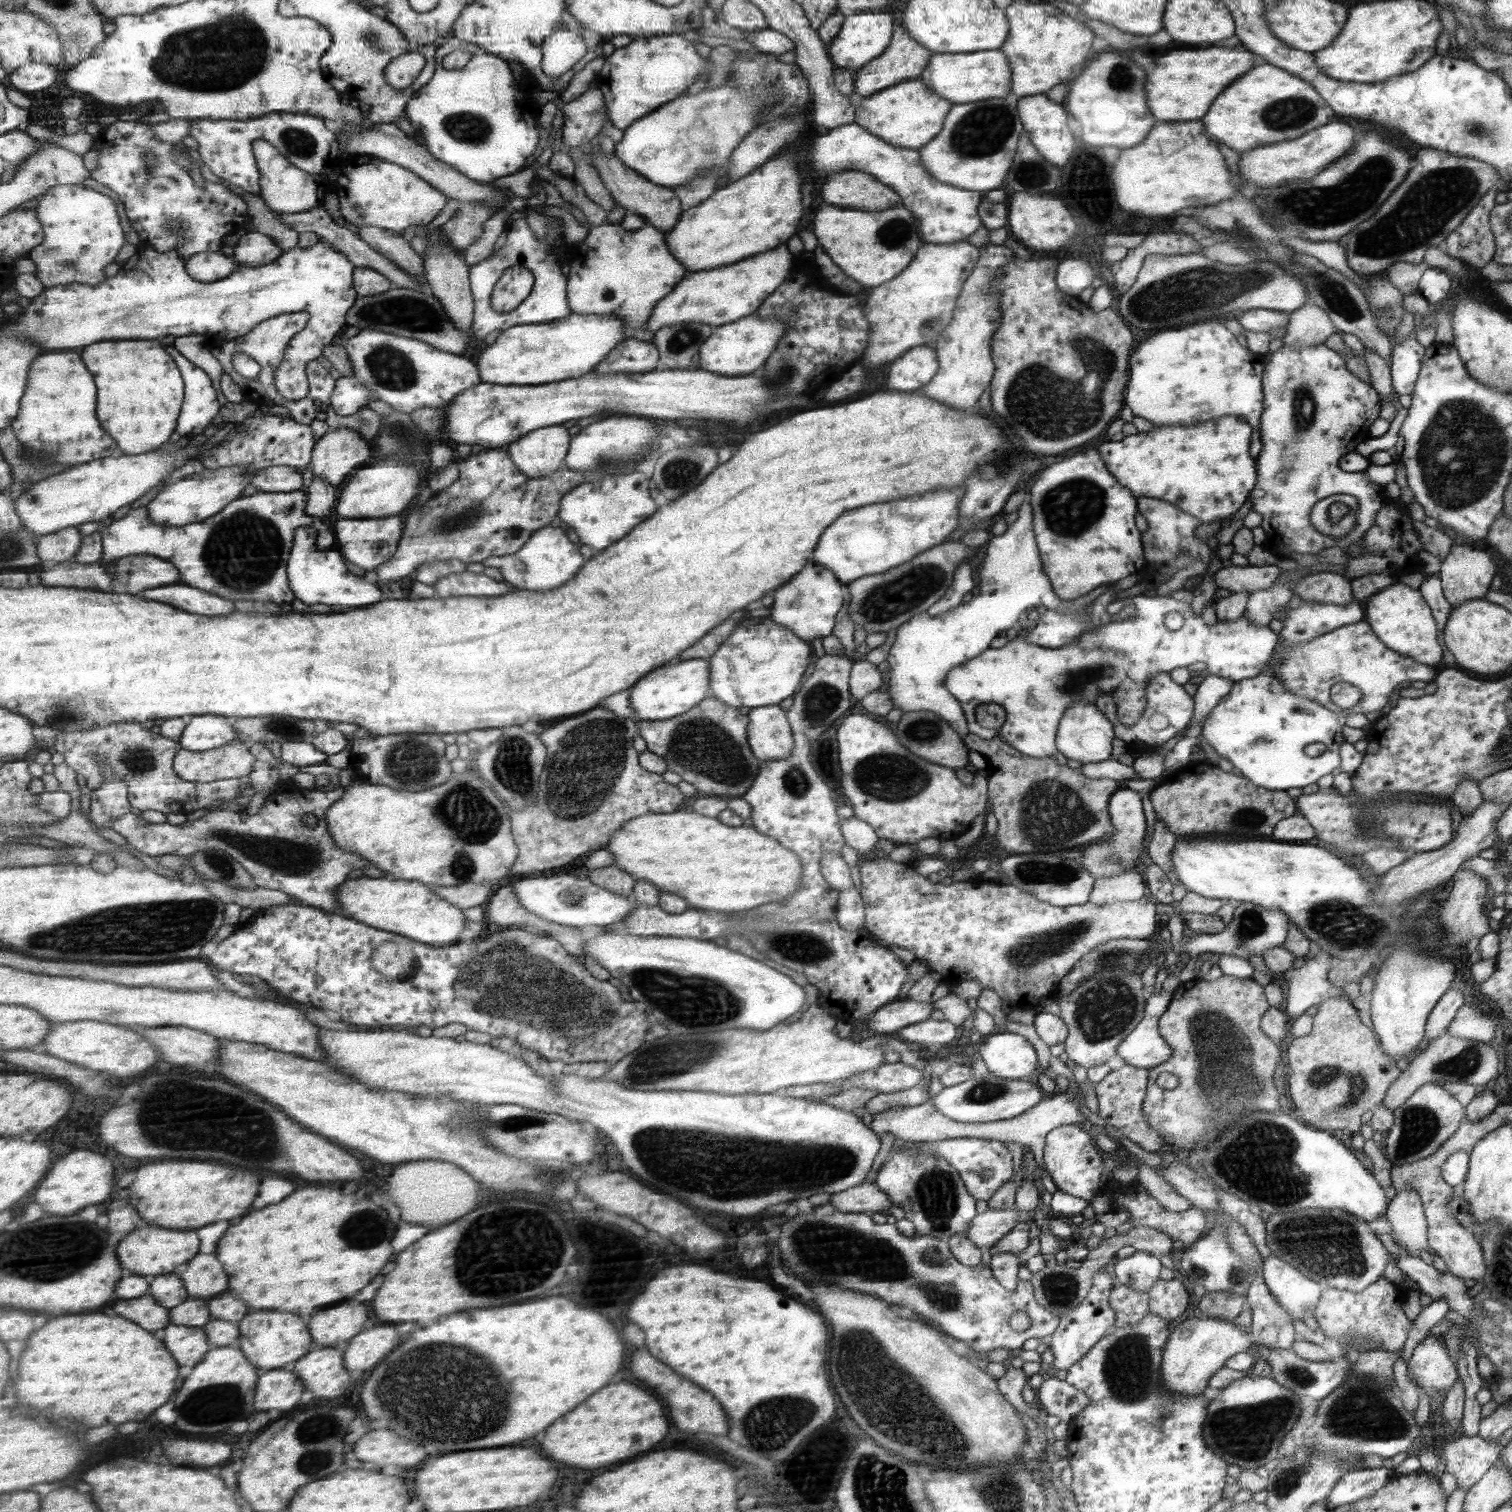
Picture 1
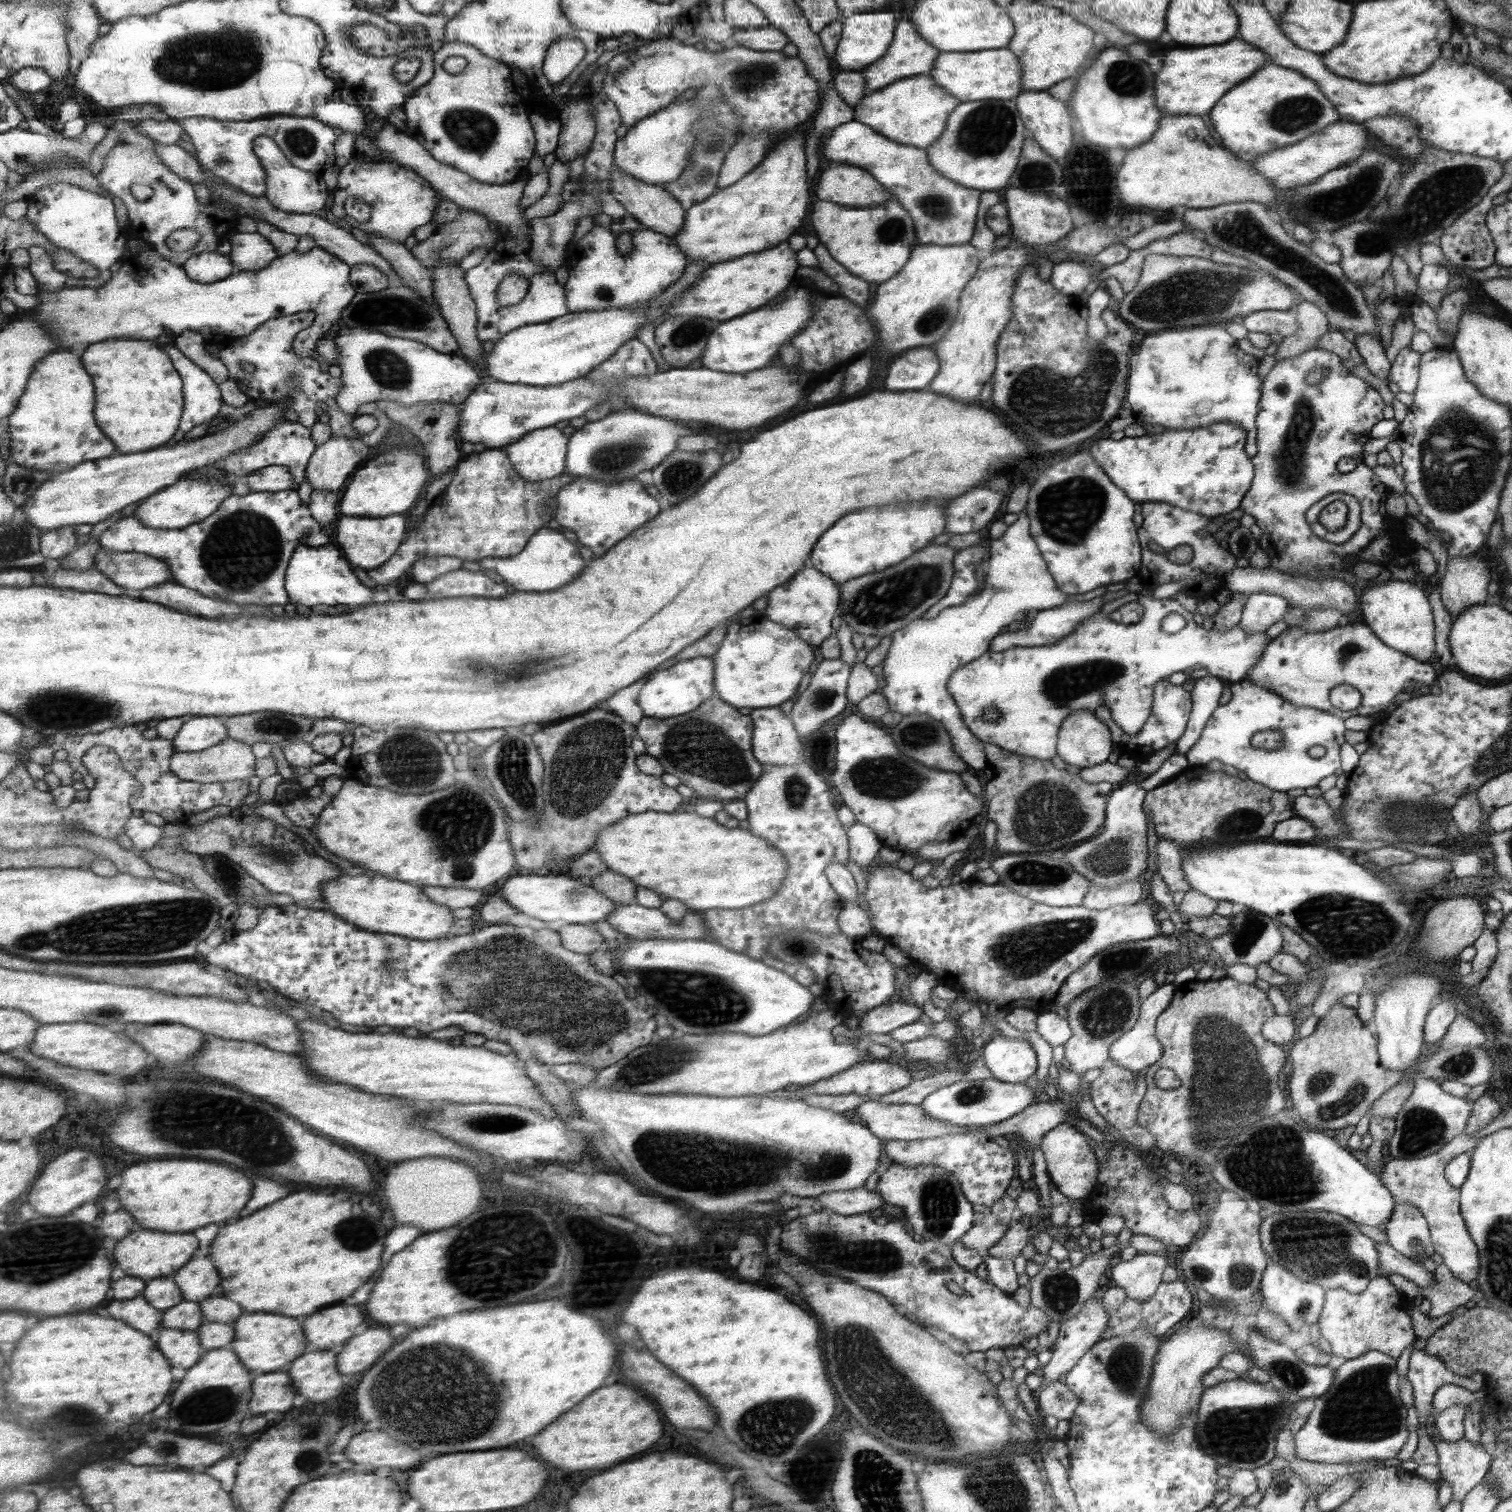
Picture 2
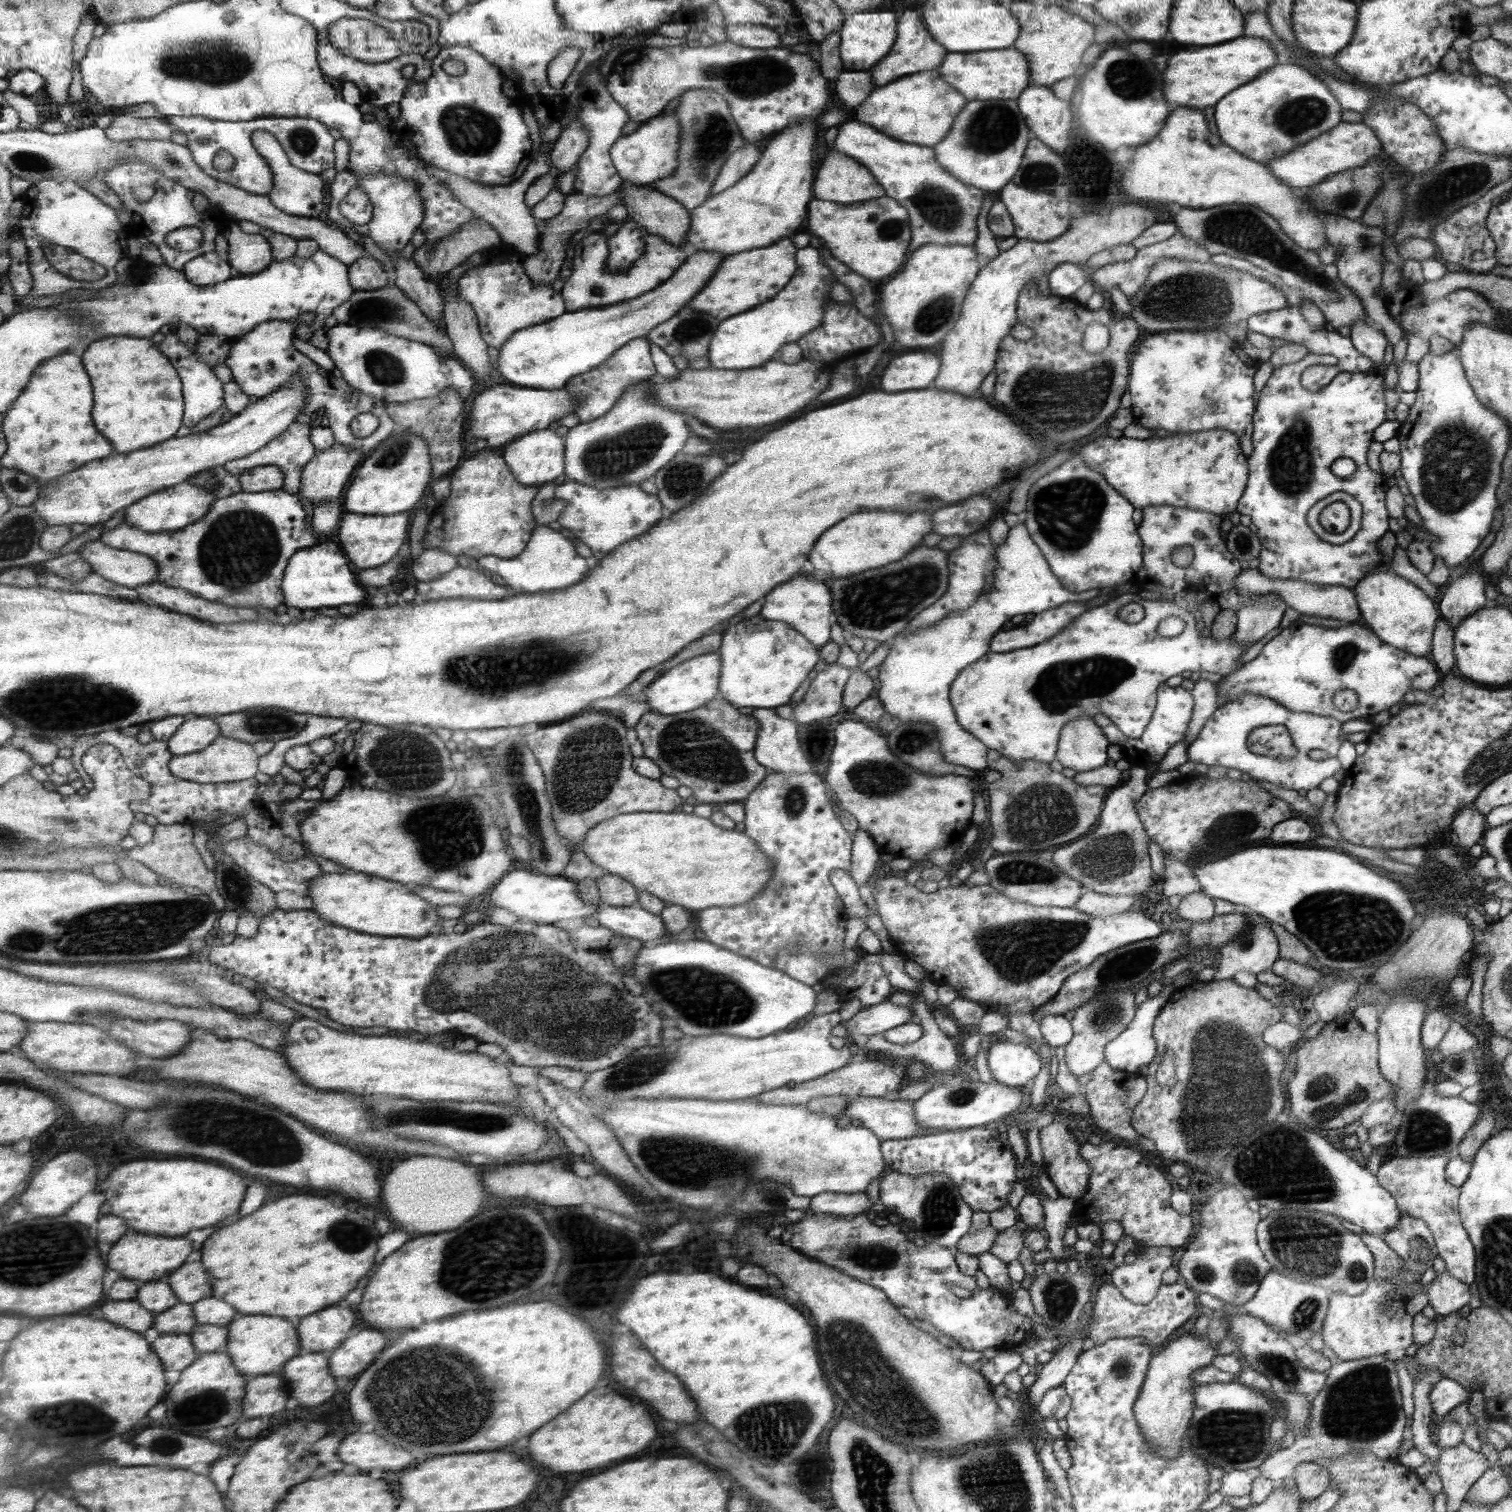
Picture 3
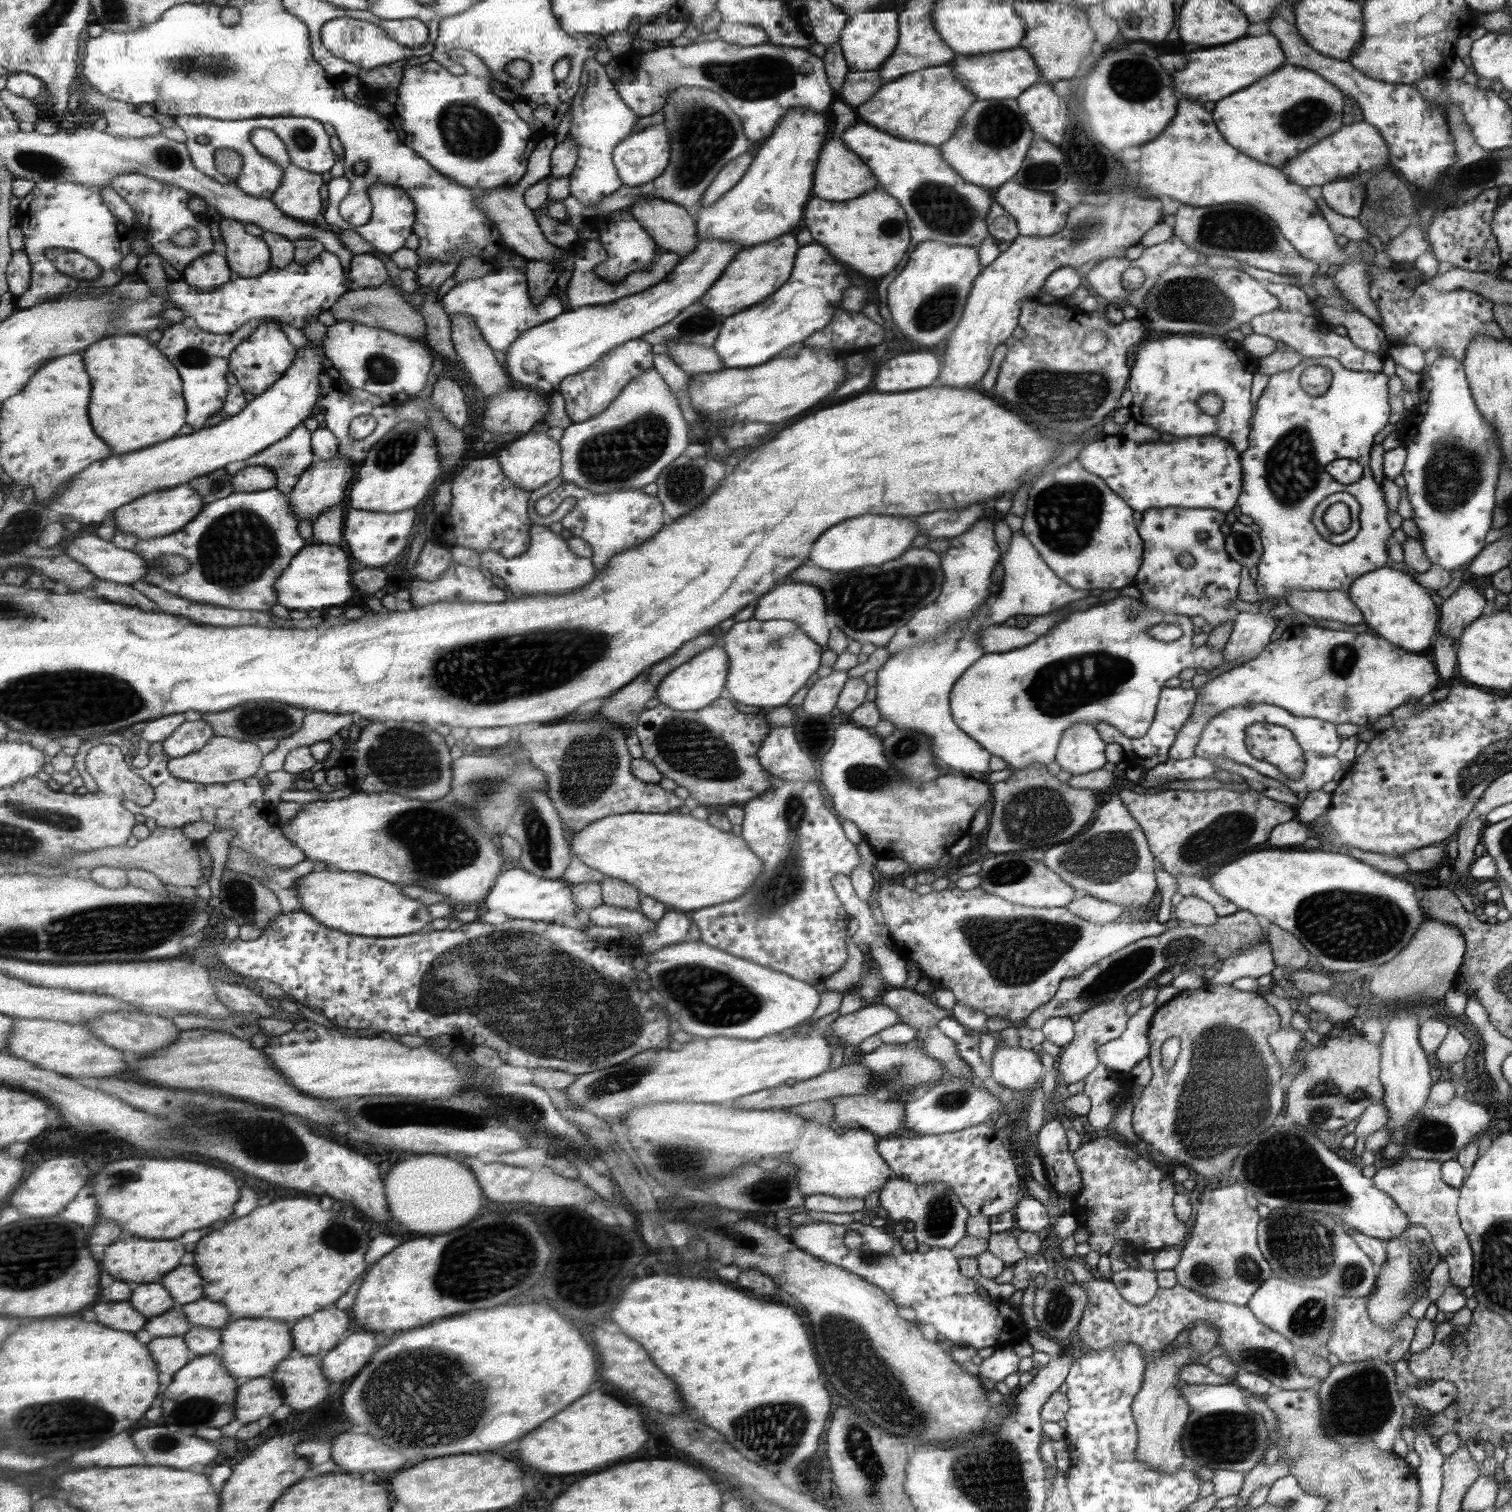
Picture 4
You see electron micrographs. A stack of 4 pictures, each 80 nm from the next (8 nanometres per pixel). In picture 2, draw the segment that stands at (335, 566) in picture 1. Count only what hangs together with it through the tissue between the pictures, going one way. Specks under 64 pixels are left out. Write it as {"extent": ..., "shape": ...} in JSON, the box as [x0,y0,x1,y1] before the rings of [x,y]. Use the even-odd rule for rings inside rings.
{"extent":[286,541,373,608],"shape":[[[334,541],[320,547],[300,544],[287,570],[286,580],[291,604],[301,604],[309,608],[319,604],[359,606],[359,604],[367,604],[373,598],[373,592],[357,578],[357,570],[353,570],[353,564],[349,562],[349,558],[345,558],[345,551],[341,545]]]}

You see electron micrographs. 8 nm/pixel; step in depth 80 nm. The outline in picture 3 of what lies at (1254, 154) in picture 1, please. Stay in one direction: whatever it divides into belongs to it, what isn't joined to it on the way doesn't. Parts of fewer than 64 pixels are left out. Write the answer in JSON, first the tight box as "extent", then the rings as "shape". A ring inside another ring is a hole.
{"extent":[1265,122,1381,188],"shape":[[[1340,122],[1335,130],[1329,130],[1329,134],[1323,133],[1321,138],[1314,138],[1313,142],[1298,146],[1281,158],[1270,160],[1265,166],[1288,187],[1305,188],[1323,182],[1332,174],[1365,166],[1370,160],[1378,160],[1381,149],[1380,139],[1368,126]]]}

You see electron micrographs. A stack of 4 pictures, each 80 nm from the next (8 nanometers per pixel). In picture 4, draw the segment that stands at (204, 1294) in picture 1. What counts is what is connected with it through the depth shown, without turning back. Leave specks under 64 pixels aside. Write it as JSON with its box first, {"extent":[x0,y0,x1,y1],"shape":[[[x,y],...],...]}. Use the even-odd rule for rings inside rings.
{"extent":[163,1266,205,1304],"shape":[[[179,1266],[163,1280],[163,1284],[173,1294],[177,1304],[189,1304],[203,1298],[205,1282],[195,1266]]]}

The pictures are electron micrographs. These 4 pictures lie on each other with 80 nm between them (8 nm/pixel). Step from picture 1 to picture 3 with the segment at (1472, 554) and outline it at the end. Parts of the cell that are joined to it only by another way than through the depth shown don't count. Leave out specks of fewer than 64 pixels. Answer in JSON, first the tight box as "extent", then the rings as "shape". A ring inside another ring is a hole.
{"extent":[1438,570,1485,631],"shape":[[[1465,570],[1458,579],[1455,579],[1445,590],[1445,593],[1439,594],[1438,606],[1443,620],[1454,631],[1468,616],[1476,613],[1479,608],[1485,606],[1485,596],[1483,596],[1483,576],[1481,572],[1469,572]]]}

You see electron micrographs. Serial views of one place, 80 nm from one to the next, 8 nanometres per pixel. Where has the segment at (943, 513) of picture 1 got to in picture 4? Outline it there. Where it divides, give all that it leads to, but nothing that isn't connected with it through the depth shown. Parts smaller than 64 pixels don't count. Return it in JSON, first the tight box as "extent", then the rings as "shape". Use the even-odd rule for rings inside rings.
{"extent":[809,514,916,572],"shape":[[[867,514],[861,518],[851,518],[849,522],[841,522],[841,526],[833,526],[833,530],[825,530],[825,534],[813,542],[813,554],[809,554],[809,560],[813,566],[837,572],[861,566],[877,566],[903,554],[915,536],[916,526],[907,518]]]}

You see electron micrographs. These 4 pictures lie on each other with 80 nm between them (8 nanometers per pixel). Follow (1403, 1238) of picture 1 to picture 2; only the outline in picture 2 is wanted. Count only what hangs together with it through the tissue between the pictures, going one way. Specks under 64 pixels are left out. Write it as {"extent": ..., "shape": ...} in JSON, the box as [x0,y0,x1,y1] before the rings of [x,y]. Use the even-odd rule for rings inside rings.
{"extent":[1384,1201,1435,1265],"shape":[[[1395,1201],[1384,1233],[1389,1246],[1413,1263],[1422,1265],[1425,1259],[1431,1259],[1435,1254],[1427,1220],[1408,1202]]]}

